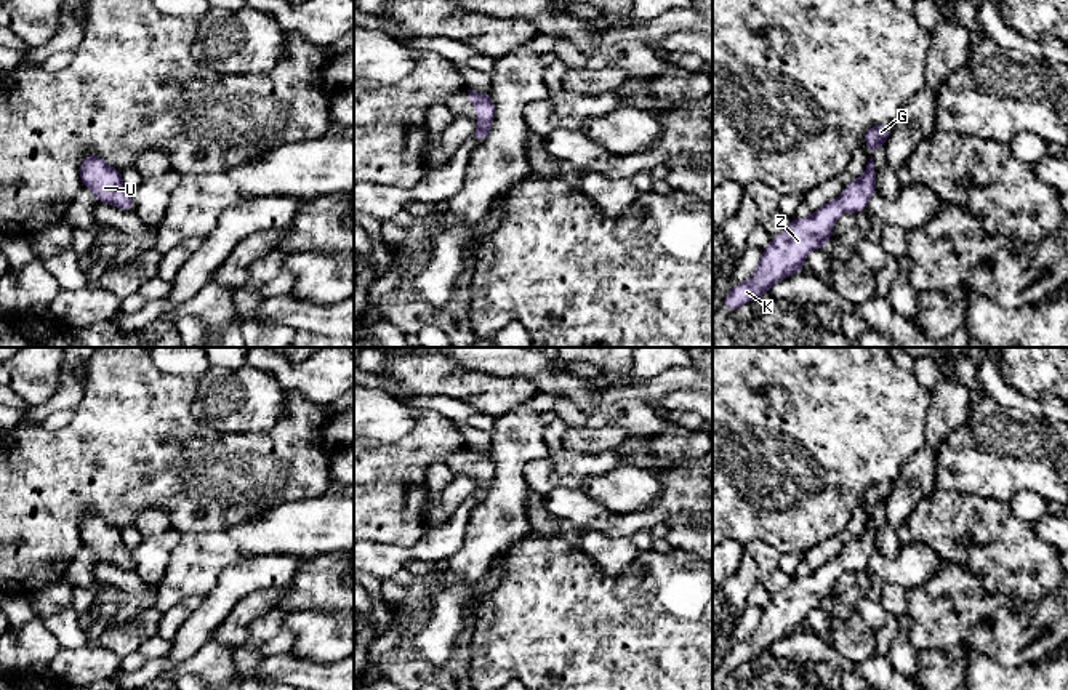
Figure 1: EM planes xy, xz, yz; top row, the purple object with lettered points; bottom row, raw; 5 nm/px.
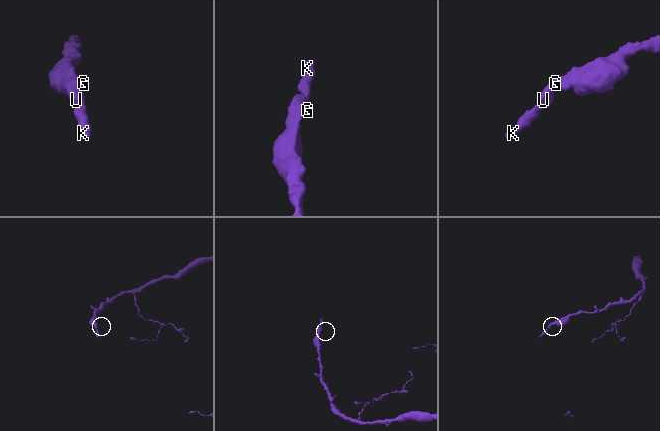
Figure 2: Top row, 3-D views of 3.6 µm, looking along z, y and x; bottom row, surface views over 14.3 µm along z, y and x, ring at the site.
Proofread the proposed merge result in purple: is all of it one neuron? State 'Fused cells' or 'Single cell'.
Single cell

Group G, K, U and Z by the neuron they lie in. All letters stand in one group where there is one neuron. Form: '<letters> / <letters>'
G K U Z

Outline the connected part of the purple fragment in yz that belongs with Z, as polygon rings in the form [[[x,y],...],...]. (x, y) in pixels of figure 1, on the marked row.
[[[871,157],[866,171],[850,181],[837,199],[831,199],[807,218],[791,219],[788,229],[762,250],[762,258],[751,279],[735,285],[725,296],[724,306],[733,312],[765,295],[785,277],[801,272],[810,251],[828,247],[839,216],[844,211],[861,213],[873,194],[876,194],[876,168]]]

